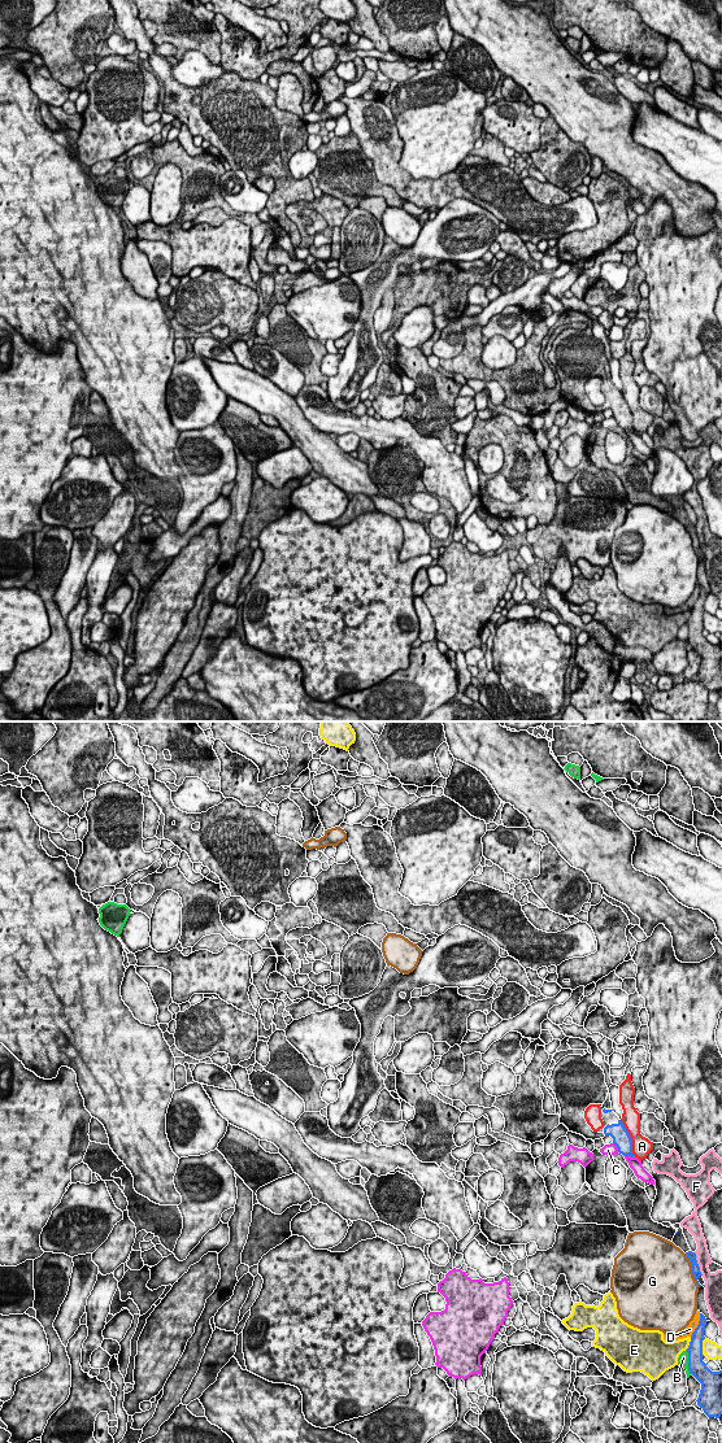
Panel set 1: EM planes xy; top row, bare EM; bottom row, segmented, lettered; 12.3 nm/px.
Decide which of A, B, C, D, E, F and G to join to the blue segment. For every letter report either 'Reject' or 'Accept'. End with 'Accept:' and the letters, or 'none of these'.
A: Reject
B: Reject
C: Reject
D: Reject
E: Reject
F: Reject
G: Reject
Accept: none of these

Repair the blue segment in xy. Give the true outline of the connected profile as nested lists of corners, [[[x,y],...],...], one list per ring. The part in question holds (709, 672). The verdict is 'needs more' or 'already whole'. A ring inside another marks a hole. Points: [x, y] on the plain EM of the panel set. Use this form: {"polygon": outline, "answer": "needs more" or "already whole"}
{"polygon": [[[700,587],[697,601],[691,609],[688,625],[688,644],[701,657],[697,679],[708,690],[719,692],[722,688],[722,644],[712,645],[703,635],[703,614],[706,592]]], "answer": "already whole"}

